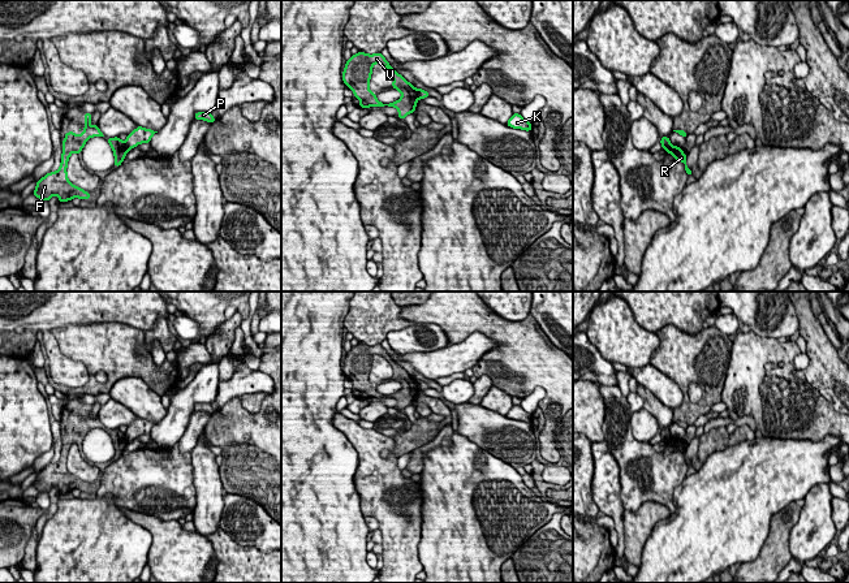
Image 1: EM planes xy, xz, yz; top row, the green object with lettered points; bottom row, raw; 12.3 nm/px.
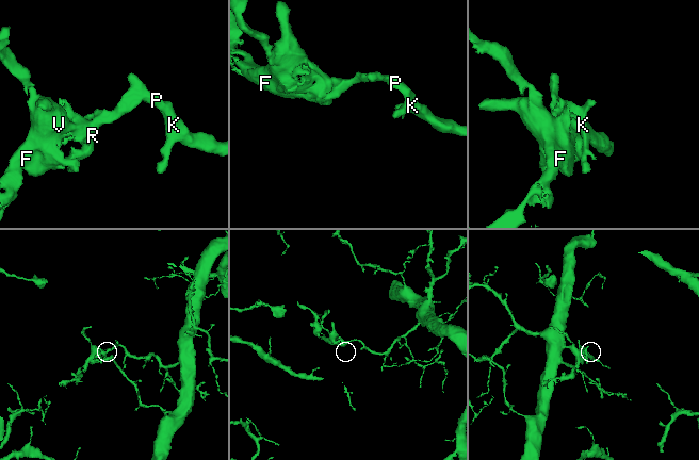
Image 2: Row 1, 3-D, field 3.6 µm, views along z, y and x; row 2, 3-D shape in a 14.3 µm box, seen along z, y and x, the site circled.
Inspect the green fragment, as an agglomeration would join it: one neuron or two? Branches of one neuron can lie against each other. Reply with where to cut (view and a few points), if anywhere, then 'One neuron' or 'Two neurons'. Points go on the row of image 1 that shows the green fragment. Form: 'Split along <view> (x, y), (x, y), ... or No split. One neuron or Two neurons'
Split along xy (124, 142), (128, 150). Two neurons

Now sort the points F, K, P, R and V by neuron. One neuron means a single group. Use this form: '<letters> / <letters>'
F R V / K P

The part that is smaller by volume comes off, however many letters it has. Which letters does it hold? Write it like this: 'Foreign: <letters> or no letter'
Foreign: F, R, V

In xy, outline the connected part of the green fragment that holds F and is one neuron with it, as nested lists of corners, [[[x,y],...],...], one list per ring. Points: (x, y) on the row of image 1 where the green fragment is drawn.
[[[85,112],[85,129],[81,135],[77,135],[73,131],[65,134],[61,146],[63,155],[60,168],[56,172],[47,173],[36,182],[36,187],[33,191],[36,198],[48,202],[53,195],[57,195],[60,203],[72,200],[73,198],[91,199],[91,194],[69,182],[66,173],[68,160],[73,152],[81,155],[81,150],[89,138],[104,137],[99,130],[98,124],[95,126],[90,125],[91,117],[92,113]]]

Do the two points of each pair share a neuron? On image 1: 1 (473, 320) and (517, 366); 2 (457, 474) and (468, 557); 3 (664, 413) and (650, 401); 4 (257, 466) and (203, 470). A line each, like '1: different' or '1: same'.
1: same
2: same
3: same
4: different

